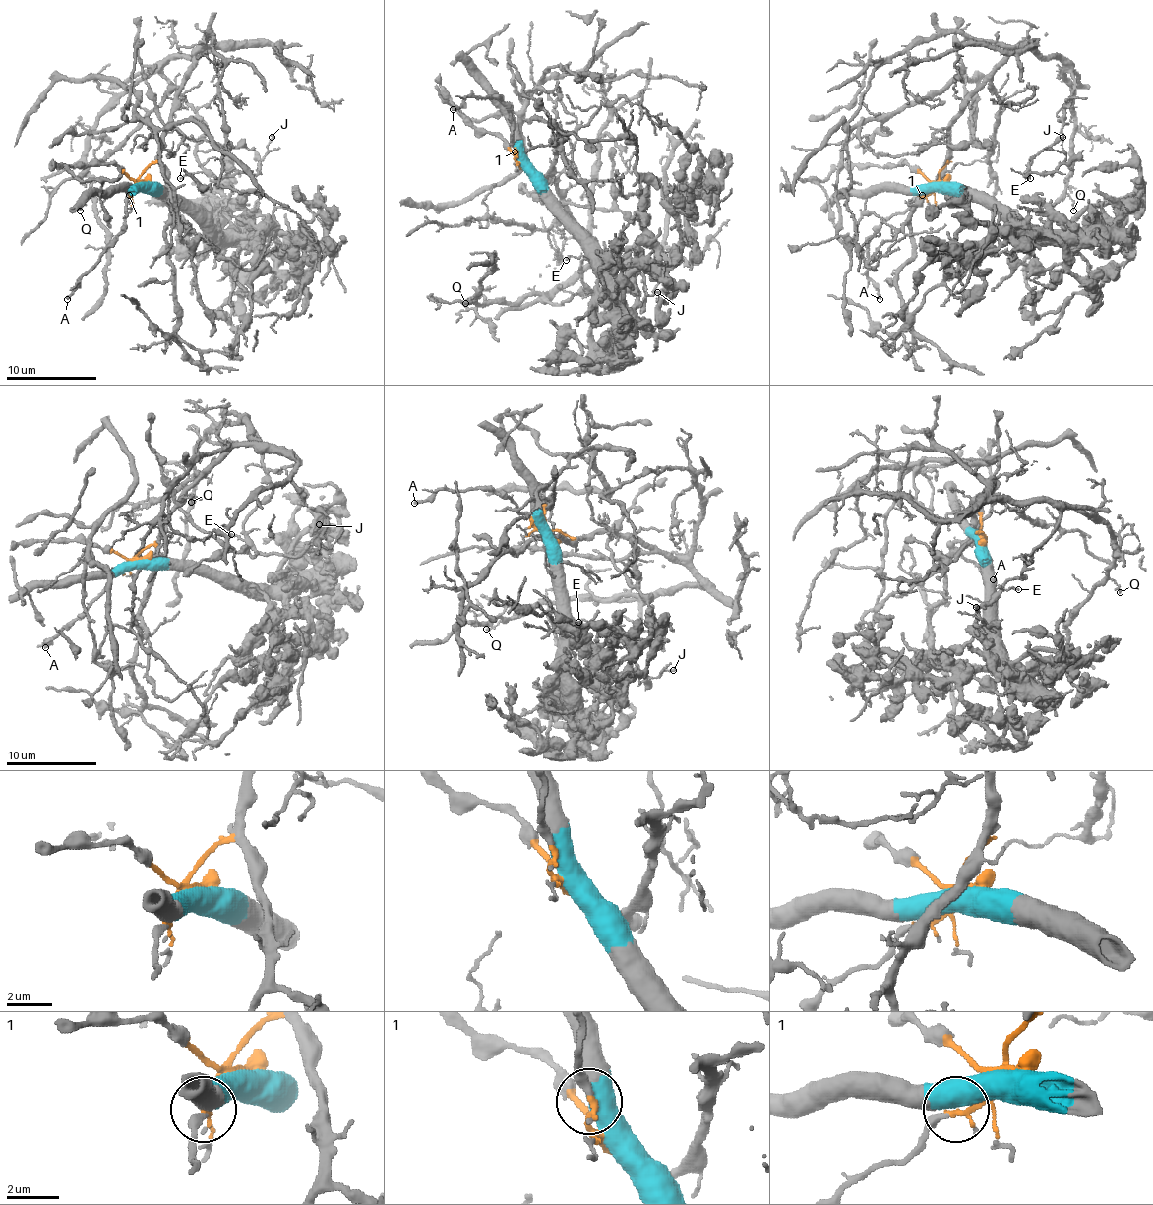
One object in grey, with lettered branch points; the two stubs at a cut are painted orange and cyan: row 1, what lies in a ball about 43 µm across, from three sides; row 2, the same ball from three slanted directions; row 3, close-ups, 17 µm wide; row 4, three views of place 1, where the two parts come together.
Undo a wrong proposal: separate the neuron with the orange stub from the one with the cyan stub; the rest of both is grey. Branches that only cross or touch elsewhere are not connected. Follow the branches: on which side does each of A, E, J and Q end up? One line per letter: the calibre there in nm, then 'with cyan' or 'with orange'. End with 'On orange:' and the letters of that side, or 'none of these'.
A: calibre 220 nm; with orange
E: calibre 140 nm; with orange
J: calibre 150 nm; with orange
Q: calibre 150 nm; with orange
On orange: A, E, J, Q

